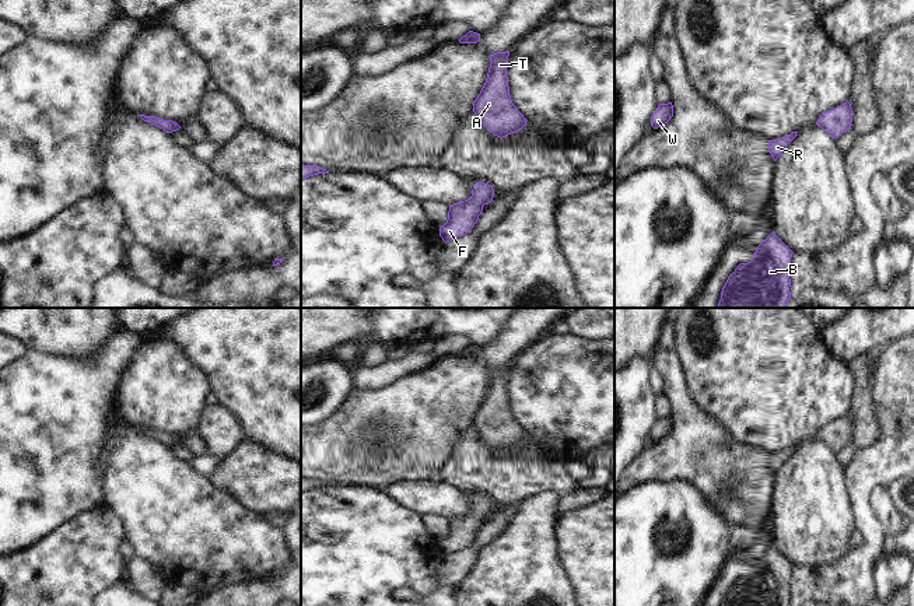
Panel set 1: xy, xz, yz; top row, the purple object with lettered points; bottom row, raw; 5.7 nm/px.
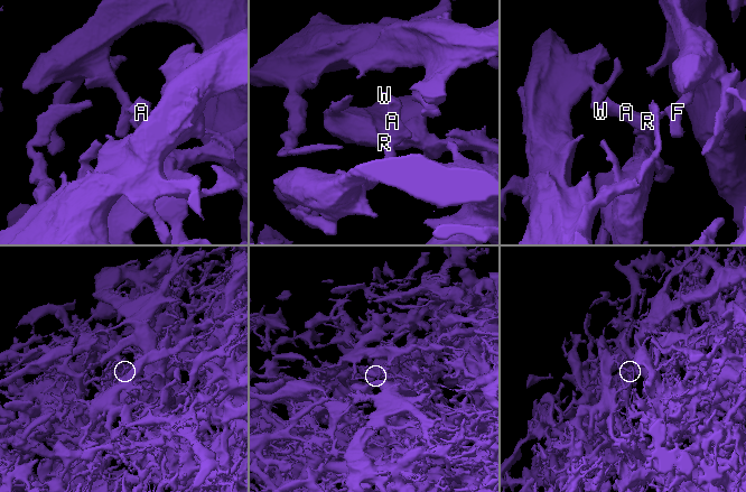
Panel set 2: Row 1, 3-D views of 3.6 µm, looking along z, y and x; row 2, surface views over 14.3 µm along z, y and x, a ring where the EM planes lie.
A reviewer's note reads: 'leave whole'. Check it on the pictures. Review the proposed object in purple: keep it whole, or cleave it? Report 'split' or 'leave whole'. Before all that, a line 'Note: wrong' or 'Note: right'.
Note: right
leave whole

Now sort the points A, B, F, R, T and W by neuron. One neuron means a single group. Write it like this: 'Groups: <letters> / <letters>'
Groups: A B F R T W

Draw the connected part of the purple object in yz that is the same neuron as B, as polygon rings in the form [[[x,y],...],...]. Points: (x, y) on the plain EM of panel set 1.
[[[773,544],[754,571],[735,582],[721,606],[789,606],[792,567]]]

